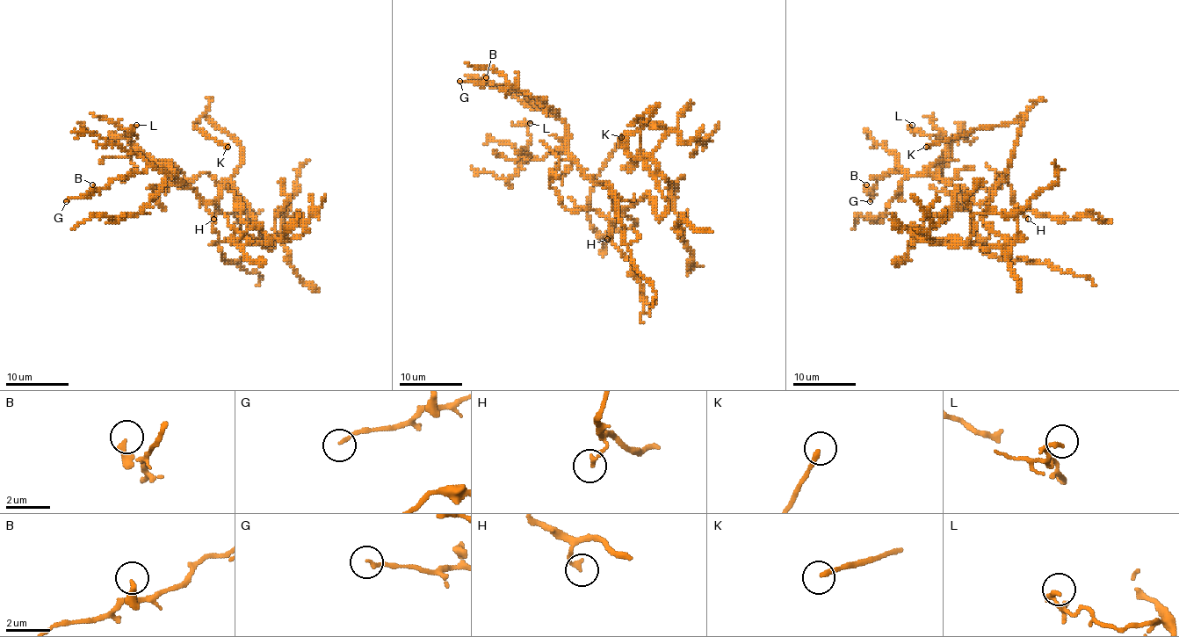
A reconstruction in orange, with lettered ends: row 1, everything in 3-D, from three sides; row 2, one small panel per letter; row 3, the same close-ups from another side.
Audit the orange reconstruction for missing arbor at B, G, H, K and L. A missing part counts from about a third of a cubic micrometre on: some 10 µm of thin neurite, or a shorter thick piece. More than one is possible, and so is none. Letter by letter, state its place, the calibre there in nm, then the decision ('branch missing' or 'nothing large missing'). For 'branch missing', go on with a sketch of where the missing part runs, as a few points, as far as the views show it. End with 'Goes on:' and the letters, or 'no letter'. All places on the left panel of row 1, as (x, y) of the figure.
B: place (92, 184); calibre 200 nm; nothing large missing
G: place (66, 201); calibre 150 nm; nothing large missing
H: place (213, 219); calibre 200 nm; nothing large missing
K: place (227, 147); calibre 200 nm; branch missing
L: place (136, 125); calibre 200 nm; branch missing; course (136, 125), (155, 147), (155, 155), (146, 164), (144, 181), (148, 186)
Goes on: K, L

